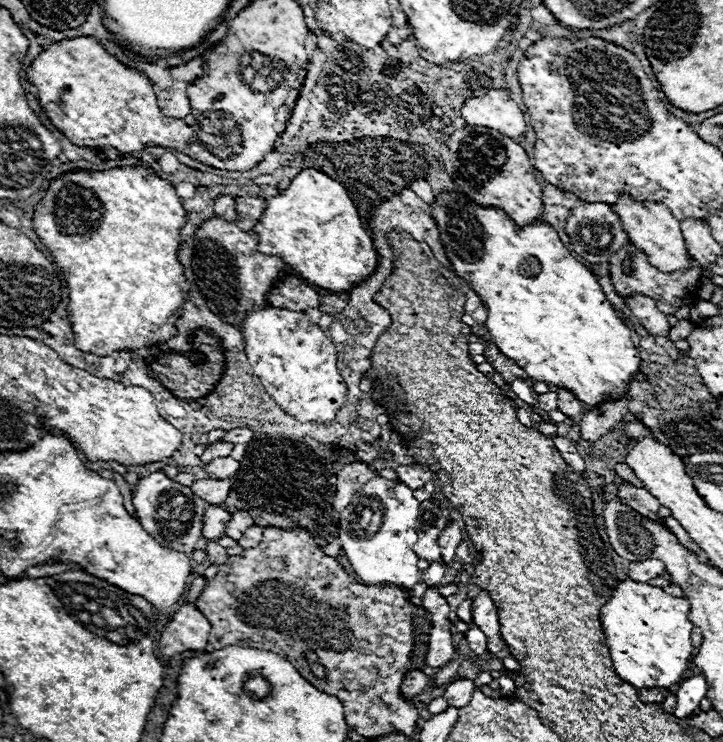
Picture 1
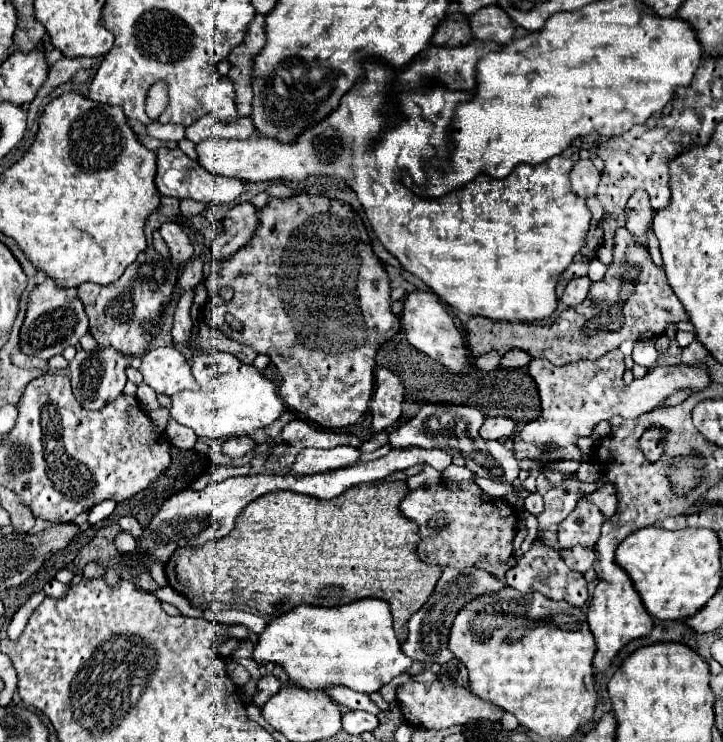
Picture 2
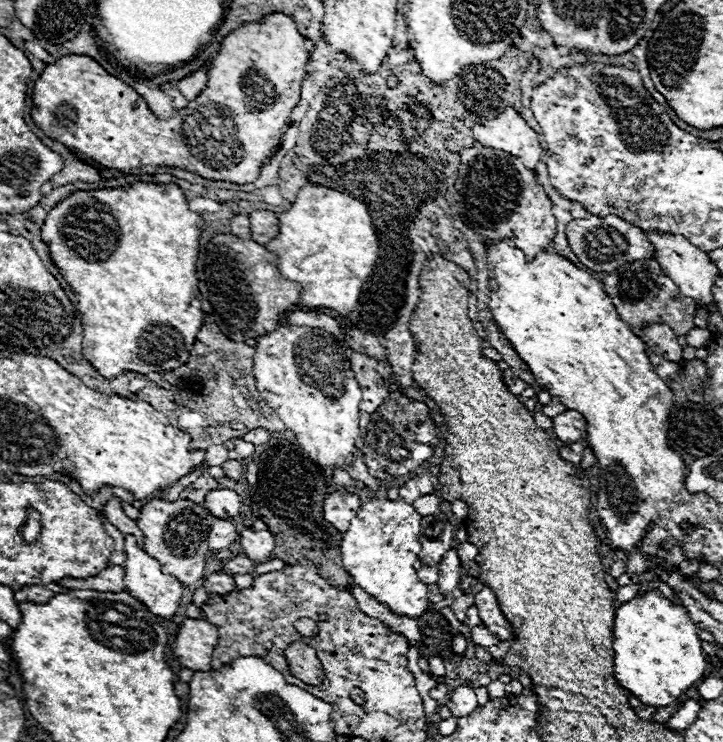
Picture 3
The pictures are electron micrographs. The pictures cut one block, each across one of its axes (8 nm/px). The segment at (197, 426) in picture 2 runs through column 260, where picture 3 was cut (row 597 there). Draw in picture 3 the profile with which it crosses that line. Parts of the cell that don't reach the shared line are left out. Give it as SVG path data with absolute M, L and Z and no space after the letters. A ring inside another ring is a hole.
M372 498L358 508L340 544L344 570L354 582L380 604L386 604L394 614L410 618L420 616L428 608L428 586L420 582L414 568L420 552L420 518L412 504L402 498L396 502Z

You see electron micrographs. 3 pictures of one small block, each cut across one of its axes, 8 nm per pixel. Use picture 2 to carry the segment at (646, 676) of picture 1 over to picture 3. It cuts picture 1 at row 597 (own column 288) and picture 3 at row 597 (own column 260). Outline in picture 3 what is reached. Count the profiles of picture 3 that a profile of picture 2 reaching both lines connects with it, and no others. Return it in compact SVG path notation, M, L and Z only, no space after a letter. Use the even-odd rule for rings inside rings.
M648 590L642 594L636 594L632 600L620 604L616 608L614 618L614 676L620 686L630 690L642 704L646 706L668 706L674 702L688 686L692 686L698 678L702 678L706 670L704 652L700 646L700 638L696 634L696 626L690 622L686 608L676 606L670 600L666 600L658 590Z

